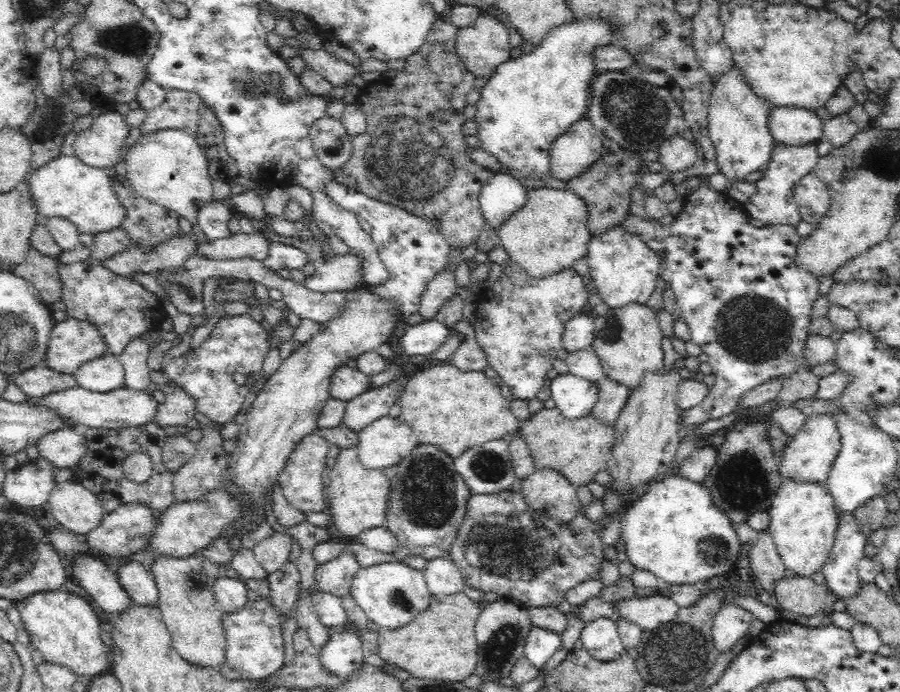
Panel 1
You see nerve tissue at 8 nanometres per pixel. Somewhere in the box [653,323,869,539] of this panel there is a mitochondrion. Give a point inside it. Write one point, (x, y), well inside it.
(740, 488)

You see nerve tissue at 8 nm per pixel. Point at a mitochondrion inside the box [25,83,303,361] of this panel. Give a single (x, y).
(54, 120)

